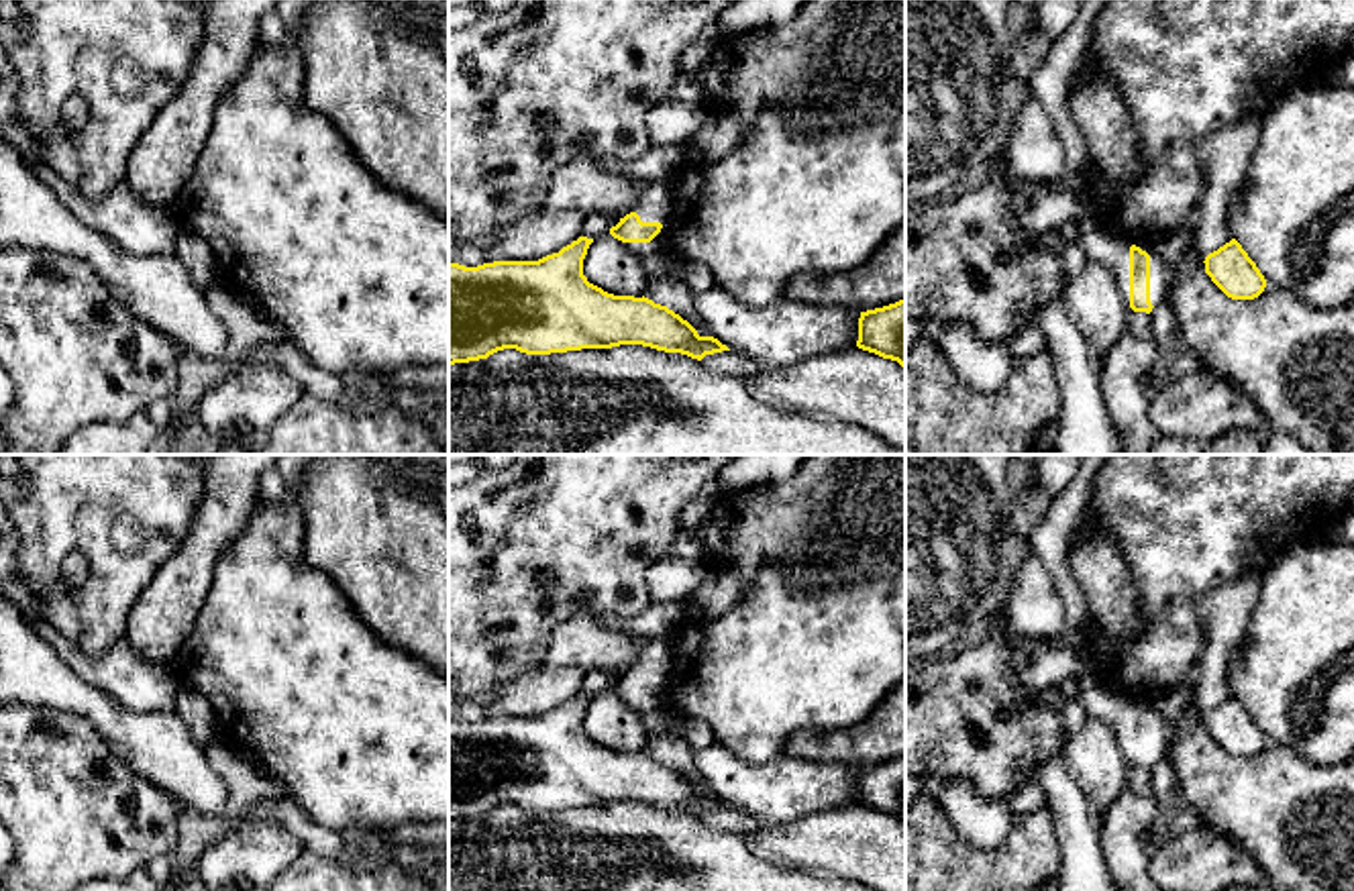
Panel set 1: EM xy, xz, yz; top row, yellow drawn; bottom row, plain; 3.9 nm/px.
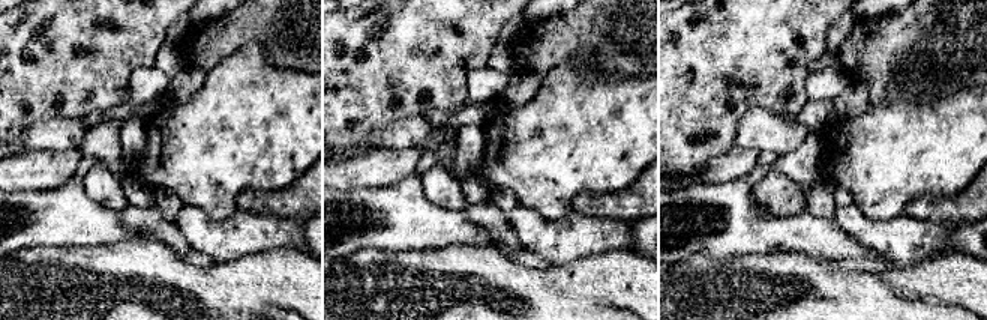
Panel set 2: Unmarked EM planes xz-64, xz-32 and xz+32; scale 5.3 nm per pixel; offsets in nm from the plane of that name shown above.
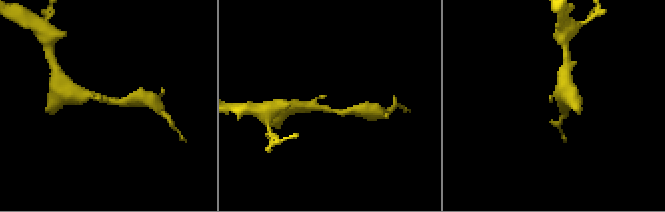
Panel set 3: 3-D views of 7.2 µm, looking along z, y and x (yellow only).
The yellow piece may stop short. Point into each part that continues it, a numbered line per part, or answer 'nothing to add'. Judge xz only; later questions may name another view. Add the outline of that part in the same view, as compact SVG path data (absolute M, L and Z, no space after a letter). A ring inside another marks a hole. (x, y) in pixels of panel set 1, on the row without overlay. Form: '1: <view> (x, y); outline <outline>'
1: xz (655, 661); outline M644 638L640 654L632 669L642 679L661 679L661 689L650 699L622 699L636 714L648 714L667 707L667 683L673 669L673 642L669 638Z

